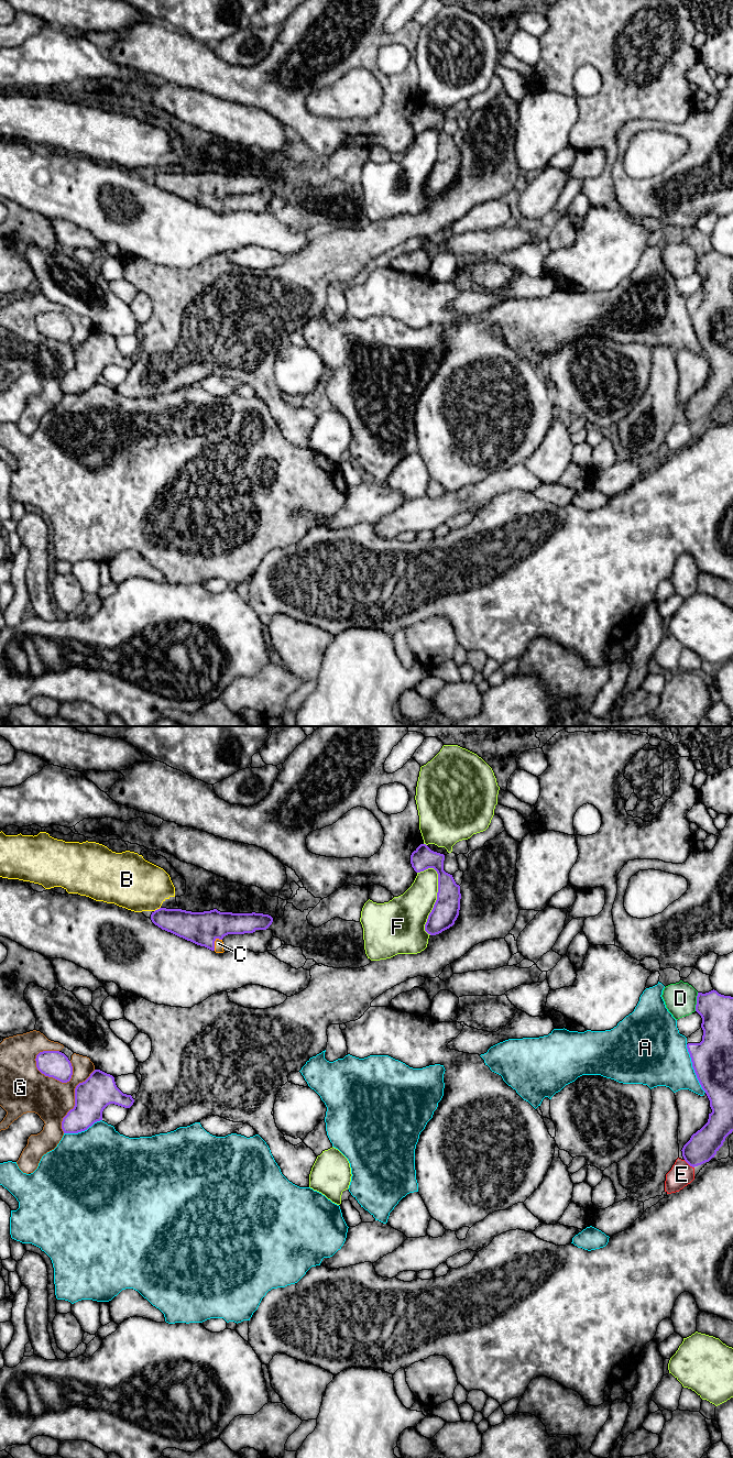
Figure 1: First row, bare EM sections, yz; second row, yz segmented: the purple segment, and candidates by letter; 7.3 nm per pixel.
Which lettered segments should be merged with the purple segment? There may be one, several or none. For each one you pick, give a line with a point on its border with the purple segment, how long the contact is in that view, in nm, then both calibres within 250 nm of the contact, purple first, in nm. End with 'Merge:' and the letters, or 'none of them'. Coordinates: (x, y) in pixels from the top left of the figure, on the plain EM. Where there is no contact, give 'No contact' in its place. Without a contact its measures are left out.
C: Touches purple at yz (214, 203). Shared border 110 nm. Thickness 240 nm (purple) against 60 nm
Merge: C

